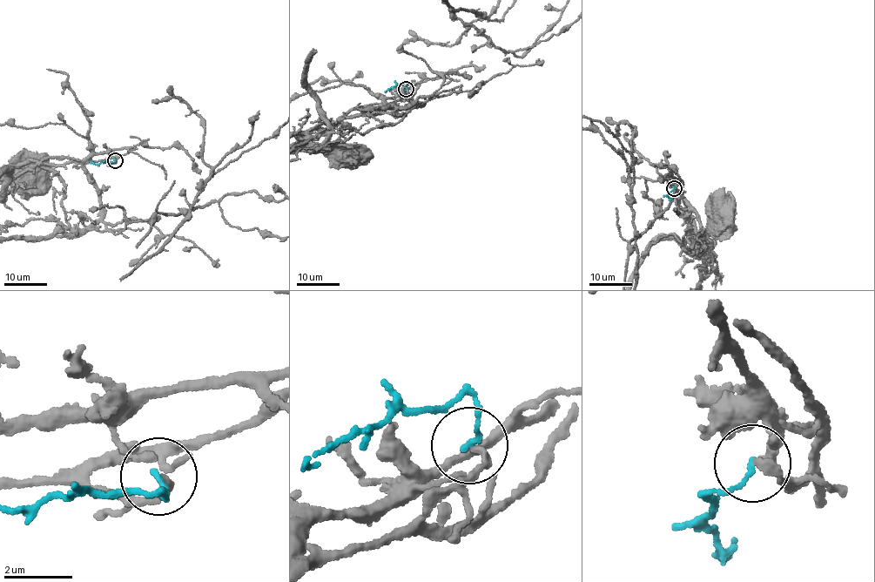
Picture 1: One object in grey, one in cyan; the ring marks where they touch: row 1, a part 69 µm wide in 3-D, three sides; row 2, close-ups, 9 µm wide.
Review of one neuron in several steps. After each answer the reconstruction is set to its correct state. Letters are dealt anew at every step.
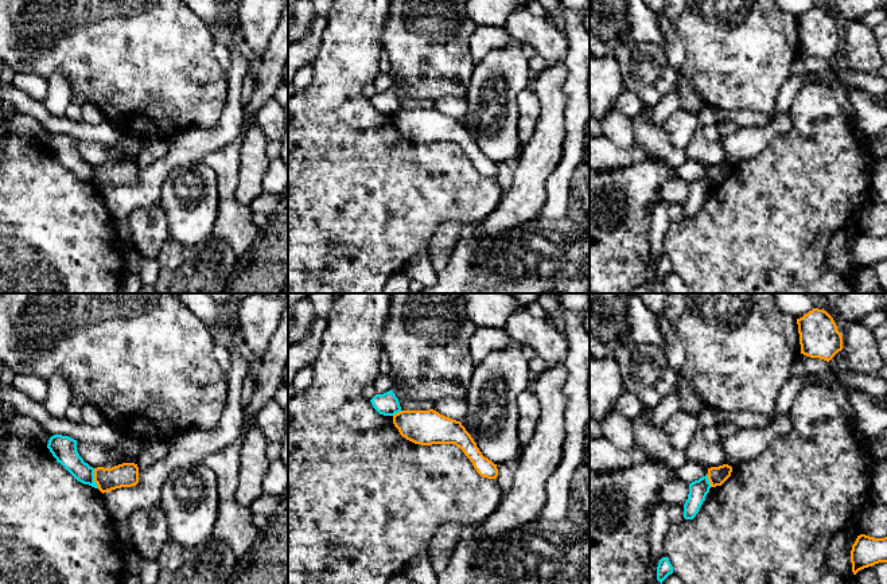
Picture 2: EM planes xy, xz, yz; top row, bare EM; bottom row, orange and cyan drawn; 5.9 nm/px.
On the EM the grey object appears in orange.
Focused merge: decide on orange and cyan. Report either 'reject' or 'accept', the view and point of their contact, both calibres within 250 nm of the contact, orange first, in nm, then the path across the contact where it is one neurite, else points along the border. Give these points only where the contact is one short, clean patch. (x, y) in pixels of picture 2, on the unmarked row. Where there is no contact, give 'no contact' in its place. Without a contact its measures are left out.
reject; meets orange in xy at (94, 176); 140 nm thick on the orange side, 150 nm on the other; border along xy (93, 167), (93, 179), (98, 186)

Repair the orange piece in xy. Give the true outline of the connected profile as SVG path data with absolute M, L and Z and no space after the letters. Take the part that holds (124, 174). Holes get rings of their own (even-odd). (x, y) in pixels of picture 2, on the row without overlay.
M122 161L112 167L94 167L94 180L102 192L121 186L136 184L139 178L139 166L135 161Z

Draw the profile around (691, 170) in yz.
M686 160L682 166L676 168L676 175L688 183L699 179L708 172L708 167L697 160Z

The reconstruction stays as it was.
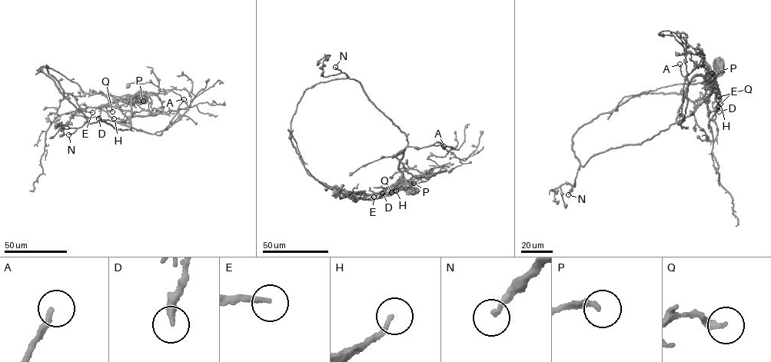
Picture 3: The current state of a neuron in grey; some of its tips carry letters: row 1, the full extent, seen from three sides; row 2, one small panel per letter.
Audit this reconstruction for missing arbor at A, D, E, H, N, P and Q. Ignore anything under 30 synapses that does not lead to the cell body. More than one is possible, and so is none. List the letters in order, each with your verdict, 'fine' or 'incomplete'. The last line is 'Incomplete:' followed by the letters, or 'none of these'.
A: fine
D: fine
E: fine
H: fine
N: incomplete
P: fine
Q: fine
Incomplete: N

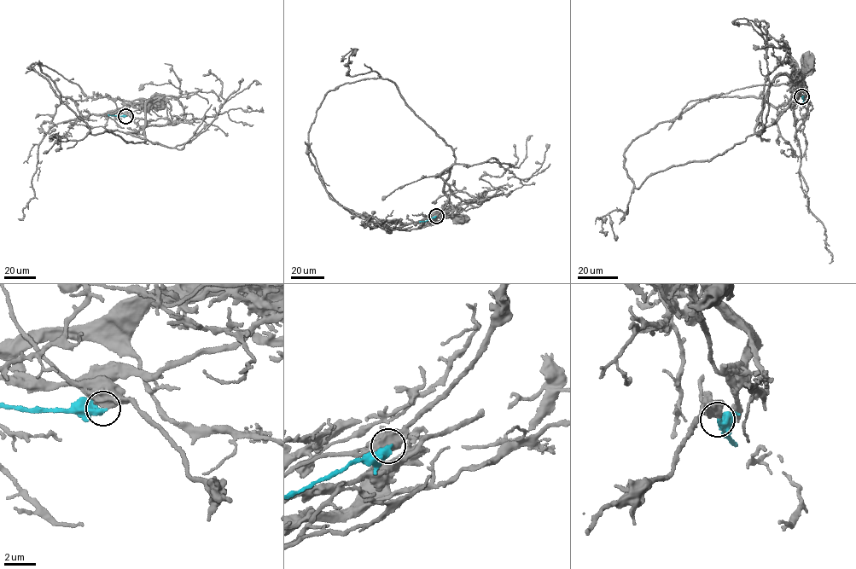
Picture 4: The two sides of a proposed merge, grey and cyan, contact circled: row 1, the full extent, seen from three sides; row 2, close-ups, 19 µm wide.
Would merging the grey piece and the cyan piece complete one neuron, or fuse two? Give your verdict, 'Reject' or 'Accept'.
Reject

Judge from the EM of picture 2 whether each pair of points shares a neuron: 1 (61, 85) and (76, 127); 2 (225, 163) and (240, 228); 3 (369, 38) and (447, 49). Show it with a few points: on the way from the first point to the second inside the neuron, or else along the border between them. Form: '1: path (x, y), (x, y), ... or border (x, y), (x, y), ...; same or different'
1: border (42, 102), (53, 115), (63, 117); different
2: path (226, 179), (226, 202), (230, 211); same
3: border (389, 14), (382, 32), (382, 49); different

